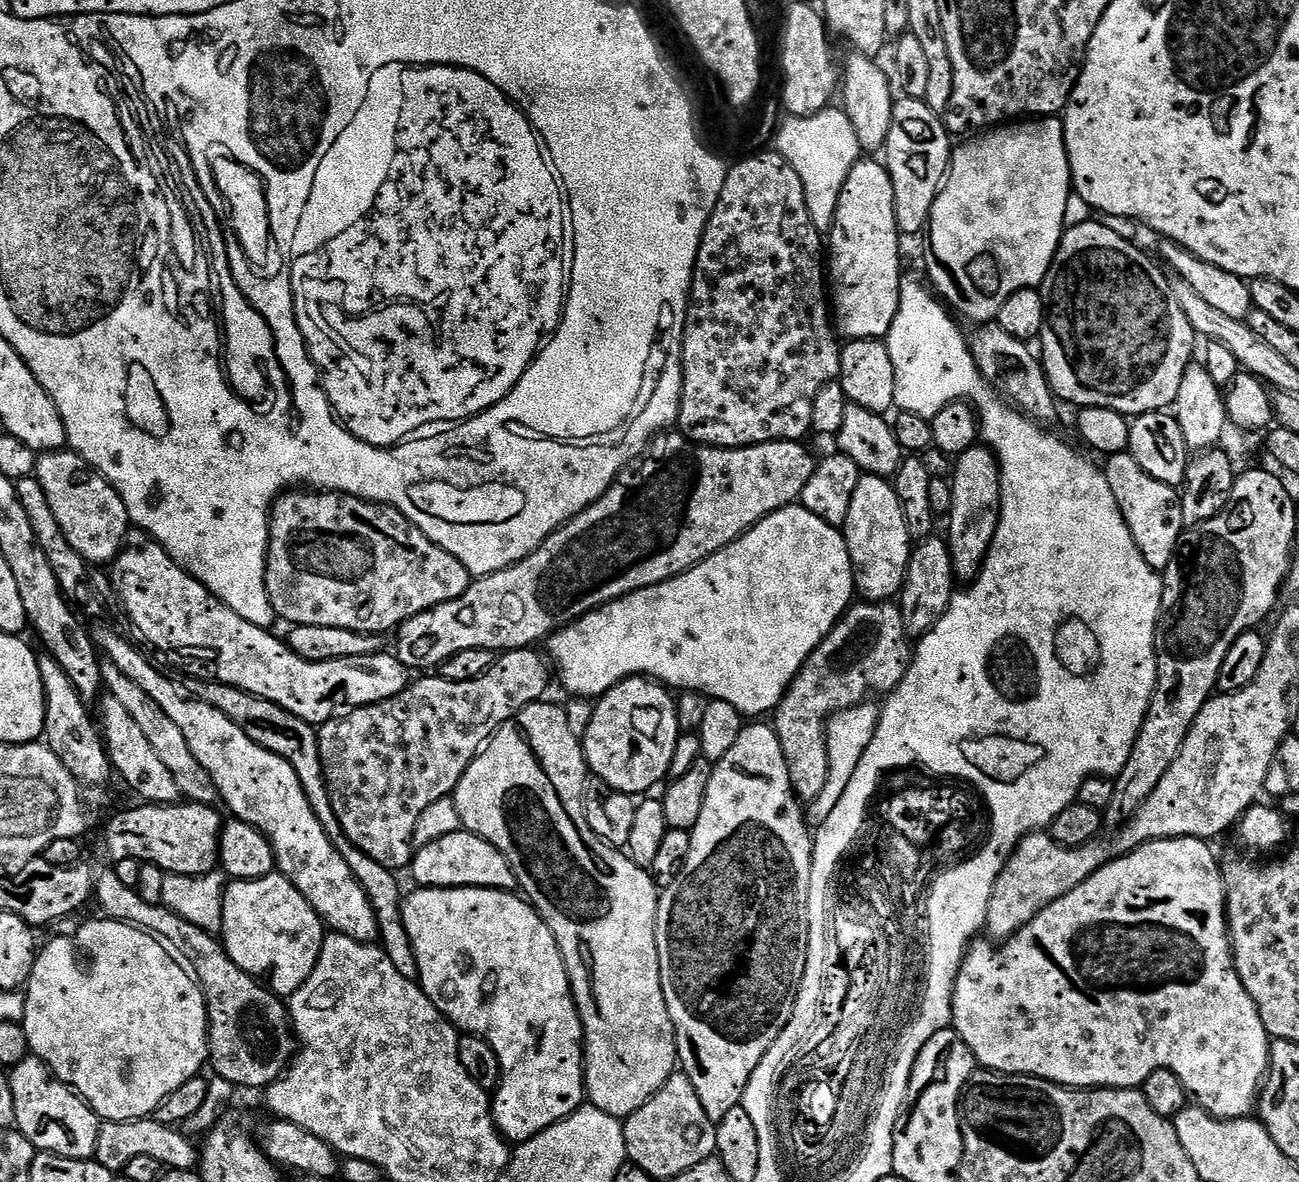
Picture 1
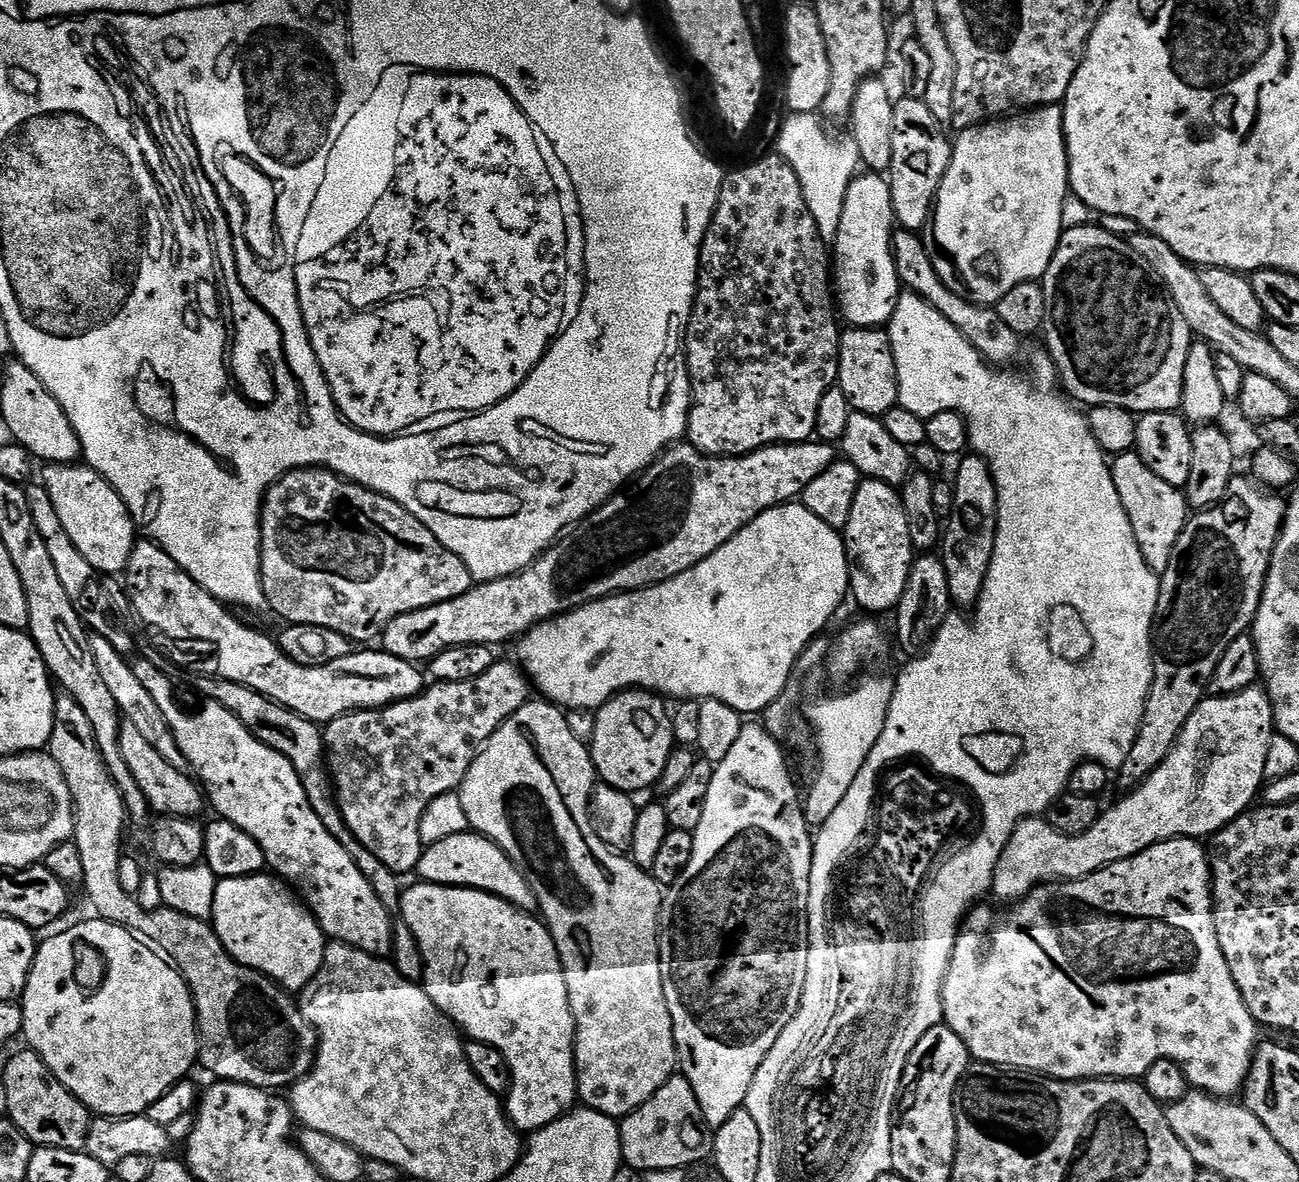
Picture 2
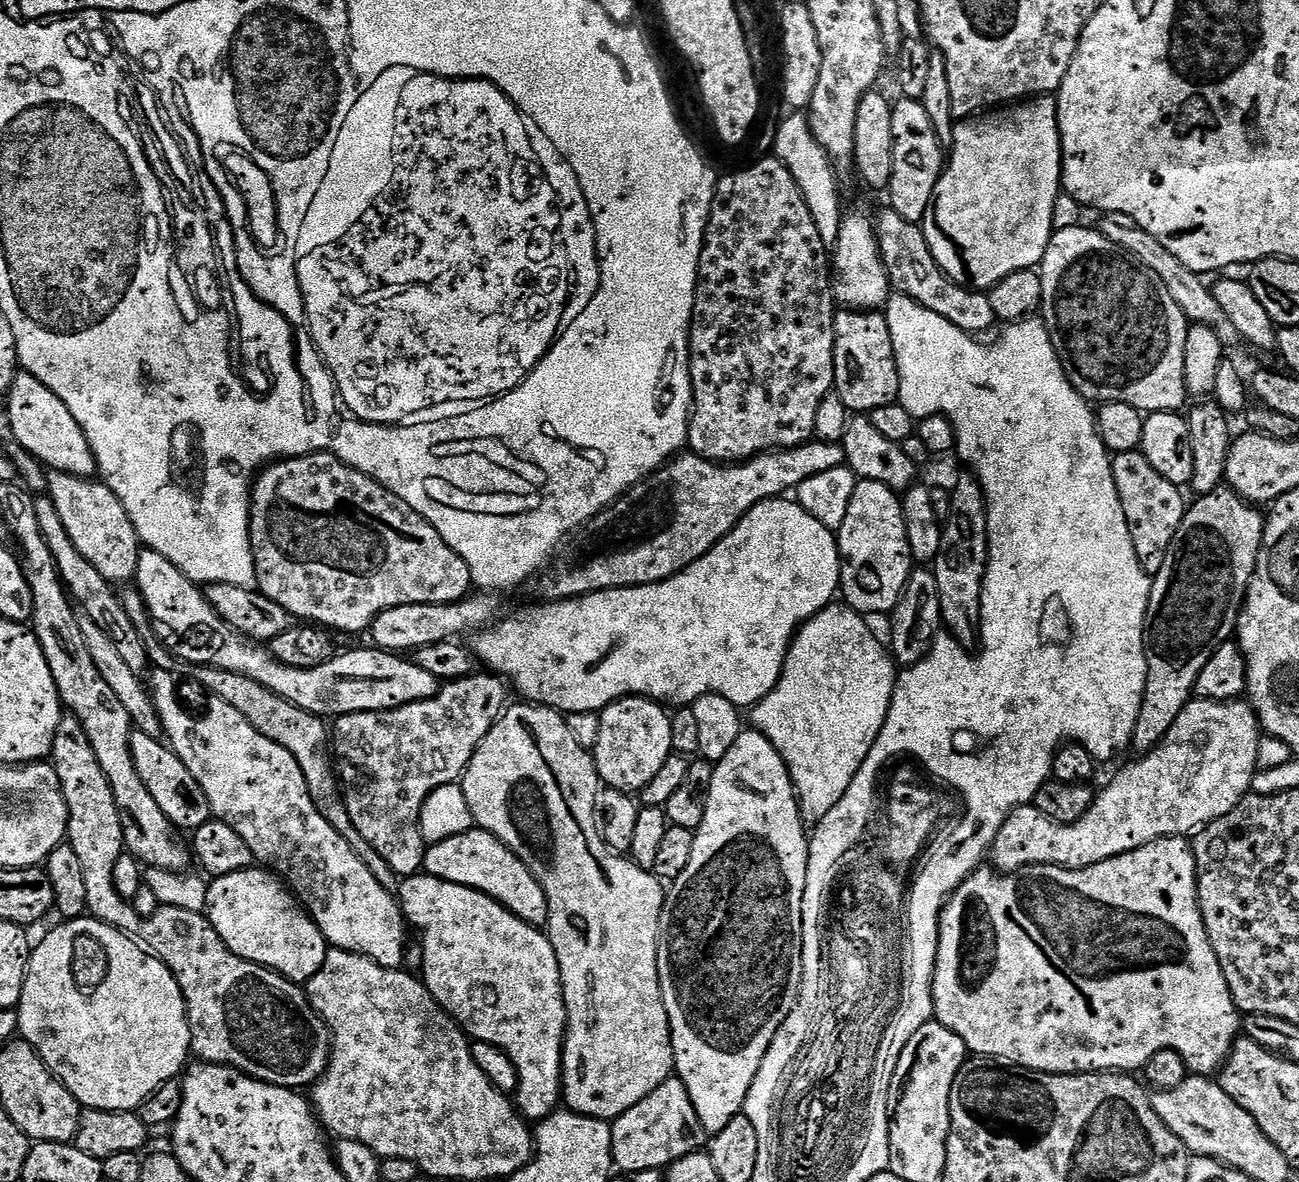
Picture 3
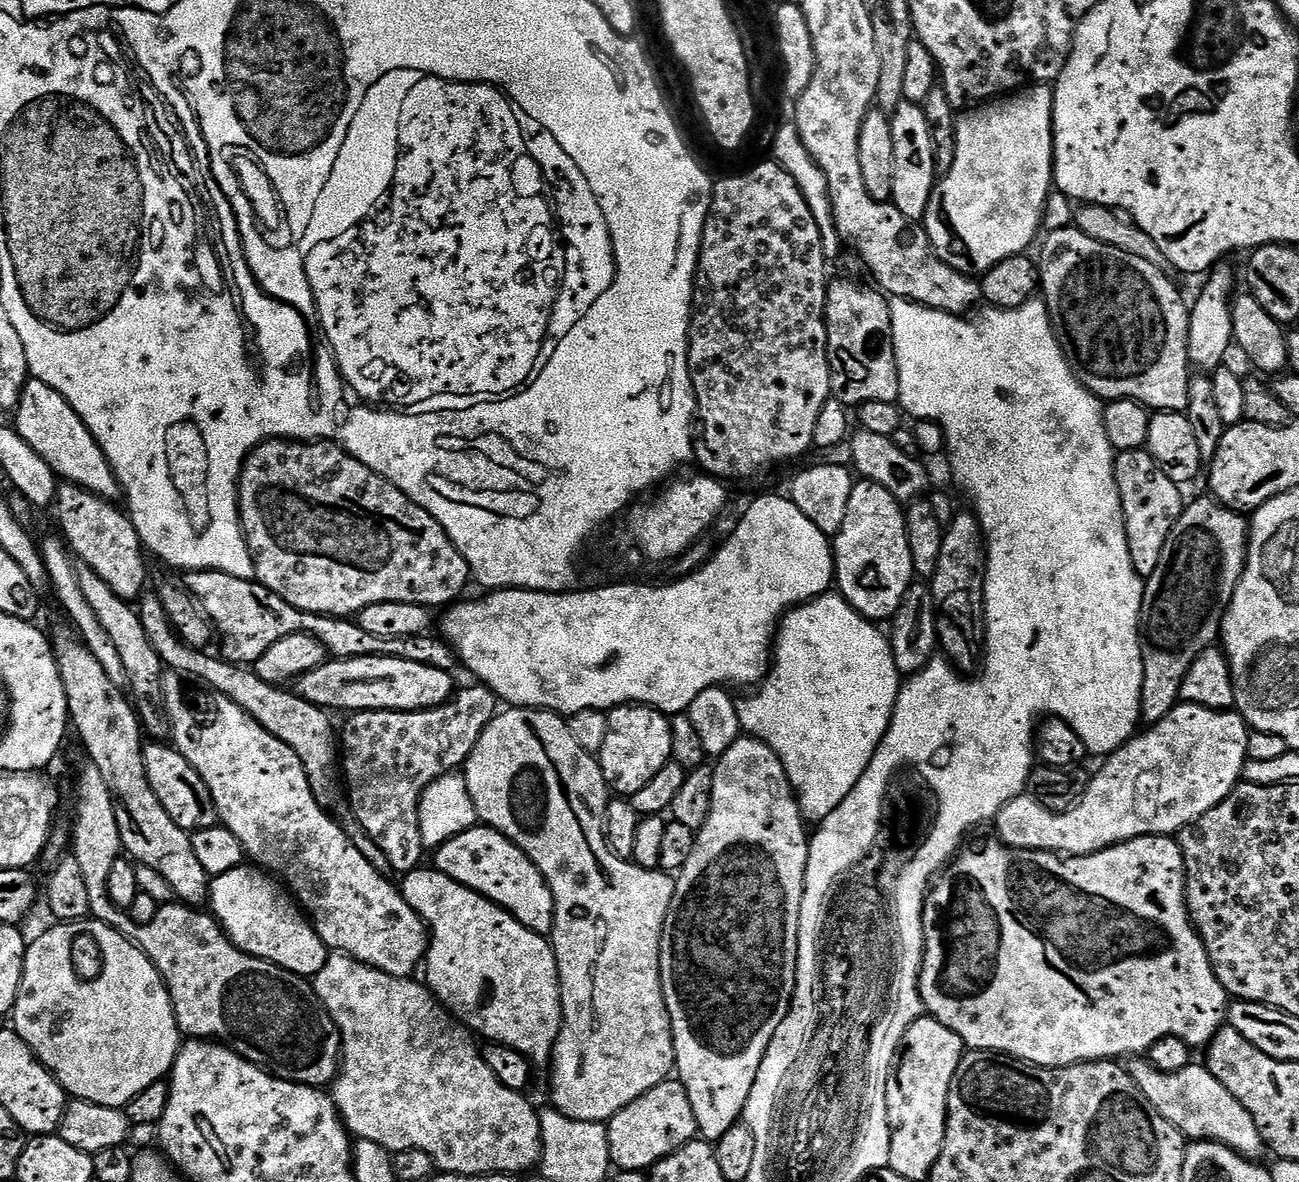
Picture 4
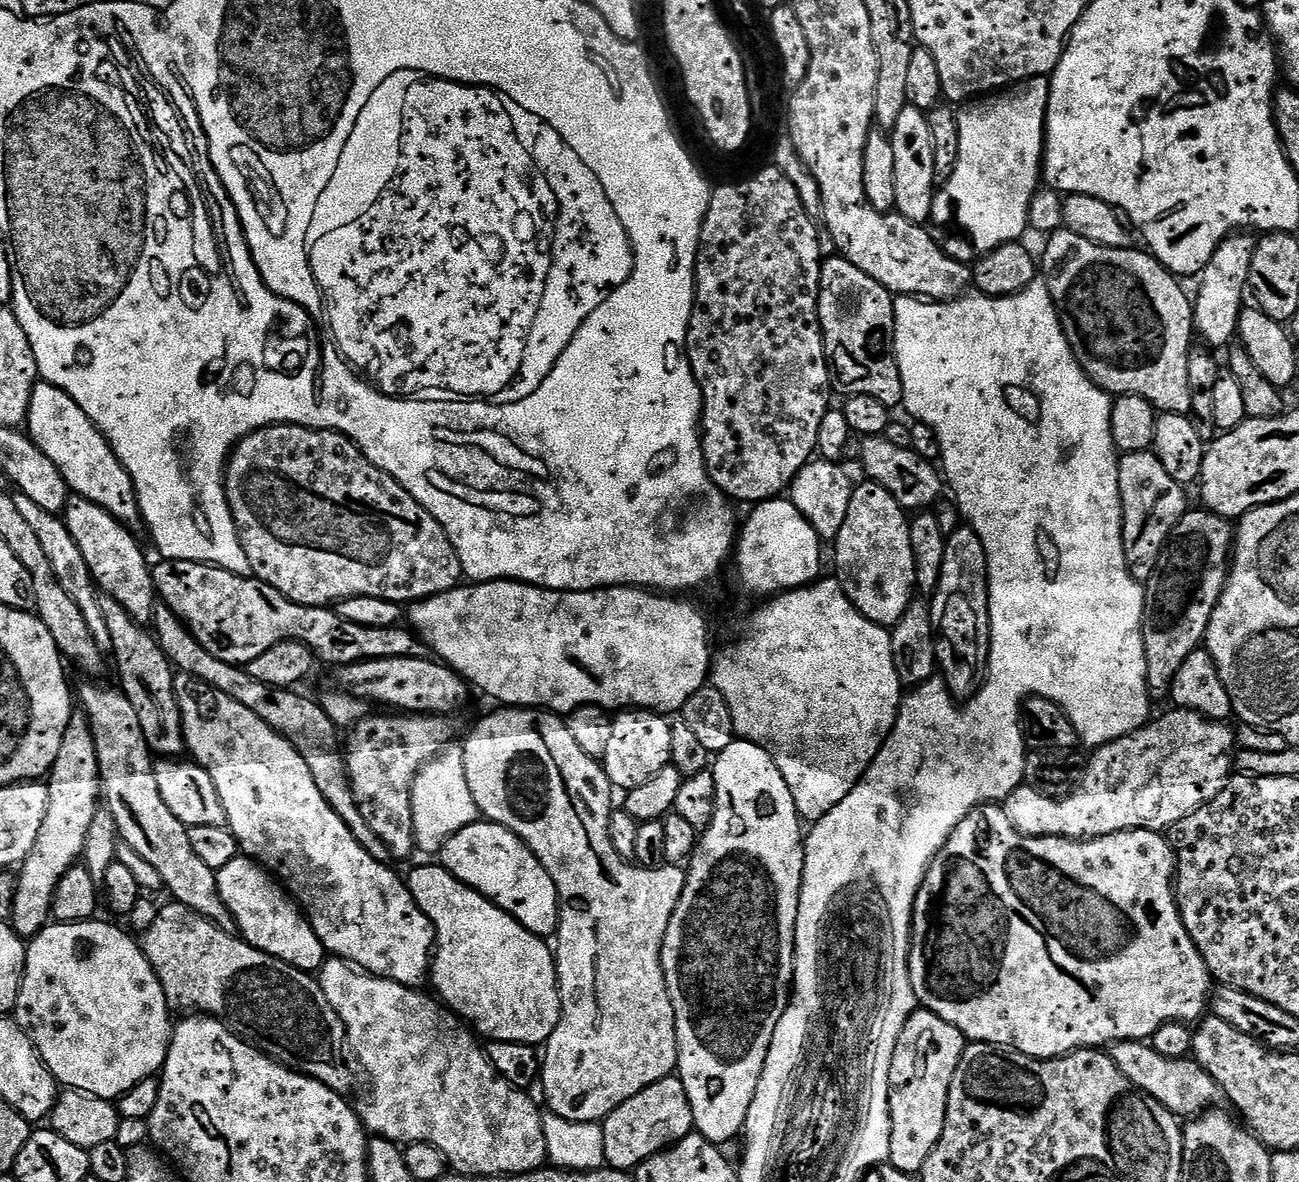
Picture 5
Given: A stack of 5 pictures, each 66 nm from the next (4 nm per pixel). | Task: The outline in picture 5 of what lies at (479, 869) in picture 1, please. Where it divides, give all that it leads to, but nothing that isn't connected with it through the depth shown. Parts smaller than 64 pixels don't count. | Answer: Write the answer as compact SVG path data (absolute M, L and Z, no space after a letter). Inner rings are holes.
M477 822L466 826L444 843L444 847L438 853L438 860L449 874L457 876L467 888L480 892L493 904L497 904L503 912L514 917L526 930L541 938L555 937L556 929L560 926L560 899L558 890L554 886L554 878L546 874L542 862L538 862L538 858L525 846L522 838L506 830L506 826L491 822Z

